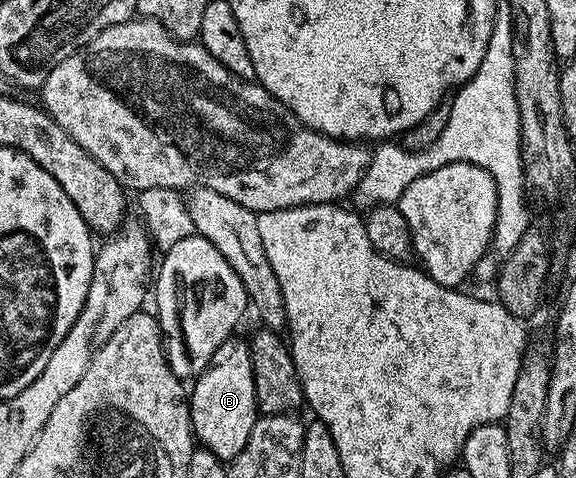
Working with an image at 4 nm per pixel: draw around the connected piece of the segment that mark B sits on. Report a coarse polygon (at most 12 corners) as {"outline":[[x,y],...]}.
{"outline":[[225,340],[187,396],[196,443],[233,461],[259,418],[249,345]]}

